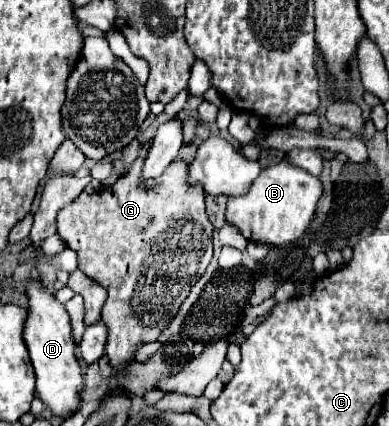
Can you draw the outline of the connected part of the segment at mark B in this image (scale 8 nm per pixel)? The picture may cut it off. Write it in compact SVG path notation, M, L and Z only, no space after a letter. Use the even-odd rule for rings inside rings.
M283 159L263 169L263 173L251 183L245 195L229 197L225 219L227 223L235 225L247 241L267 245L287 245L299 239L309 227L321 193L323 187L315 175Z

